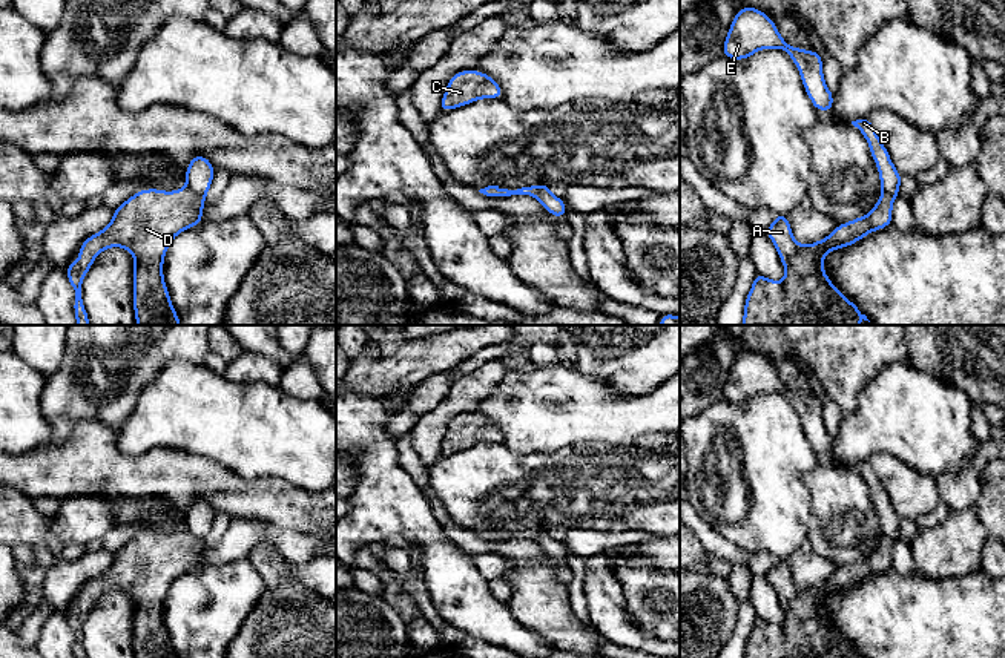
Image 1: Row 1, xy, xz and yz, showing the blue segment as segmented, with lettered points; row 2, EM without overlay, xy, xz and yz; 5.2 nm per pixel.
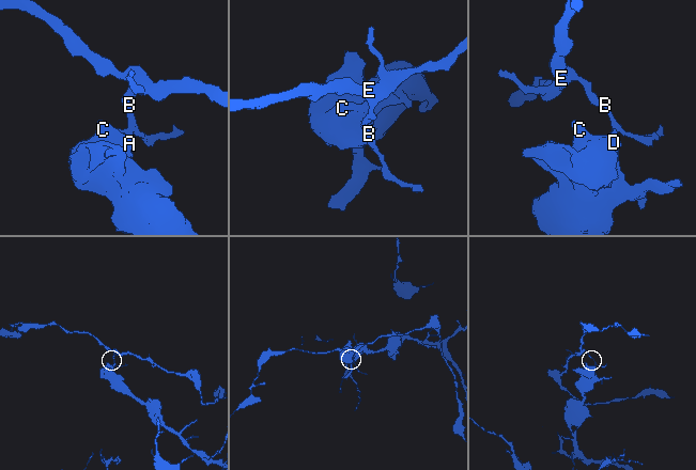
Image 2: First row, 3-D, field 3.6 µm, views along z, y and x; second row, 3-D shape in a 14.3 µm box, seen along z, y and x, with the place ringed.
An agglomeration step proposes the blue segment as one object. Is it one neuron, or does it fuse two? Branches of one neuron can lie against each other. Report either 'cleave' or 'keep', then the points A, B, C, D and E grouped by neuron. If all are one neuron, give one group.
cleave; groups A C D / B E

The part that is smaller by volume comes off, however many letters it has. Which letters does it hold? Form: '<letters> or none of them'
B, E

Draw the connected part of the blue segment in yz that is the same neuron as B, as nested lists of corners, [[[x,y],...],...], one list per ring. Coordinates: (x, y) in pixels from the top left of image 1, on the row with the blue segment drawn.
[[[861,118],[852,121],[852,124],[861,130],[861,133],[865,137],[868,143],[870,153],[879,170],[882,192],[887,192],[895,198],[899,196],[902,175],[893,166],[890,155],[885,146],[882,144],[881,138],[878,137],[872,121],[868,118]]]

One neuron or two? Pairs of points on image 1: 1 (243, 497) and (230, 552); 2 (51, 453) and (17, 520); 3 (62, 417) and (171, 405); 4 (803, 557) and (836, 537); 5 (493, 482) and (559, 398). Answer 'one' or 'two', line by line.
1: two
2: two
3: two
4: two
5: two

